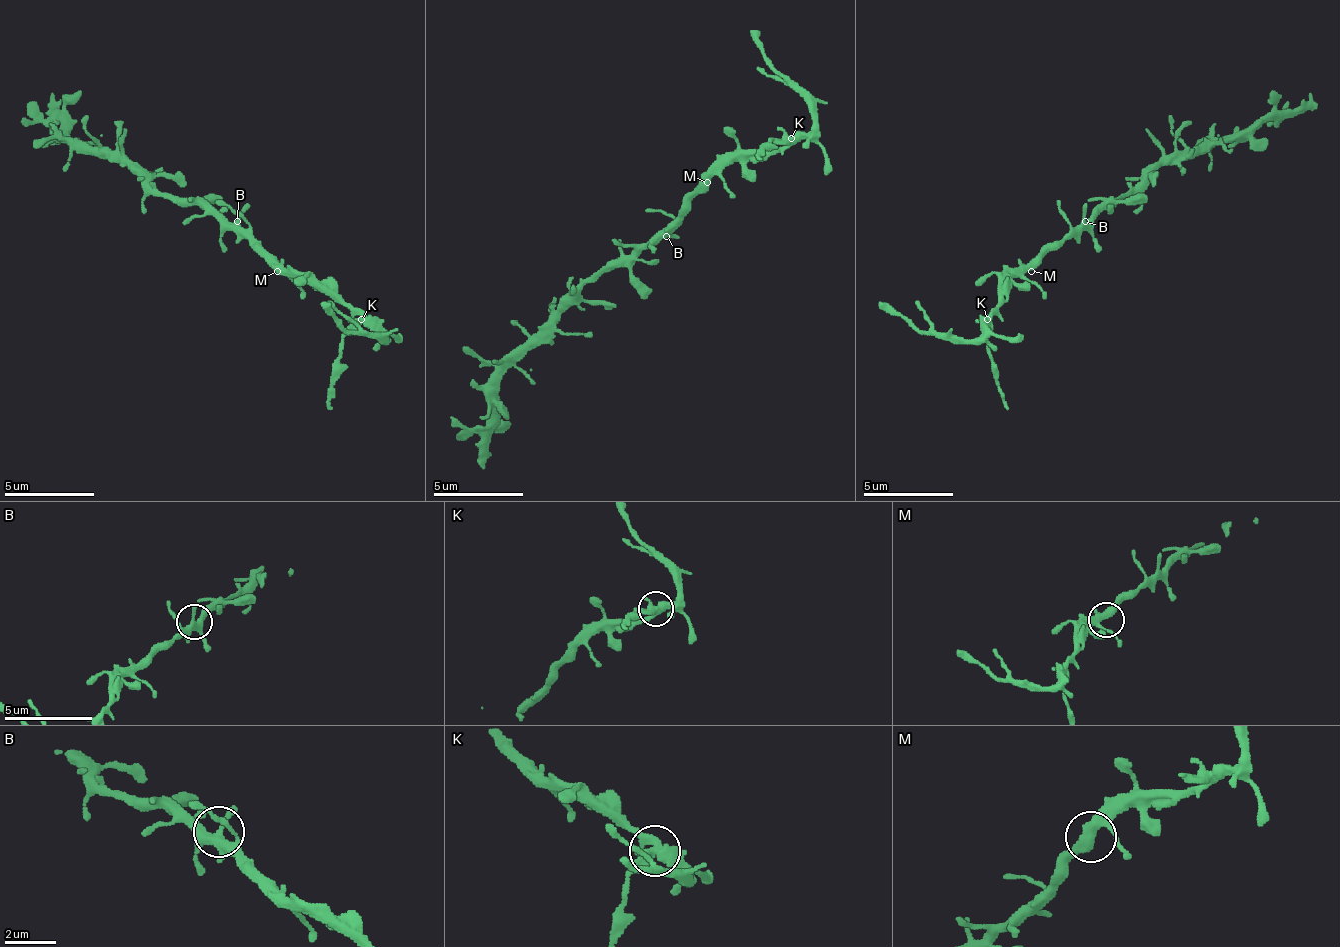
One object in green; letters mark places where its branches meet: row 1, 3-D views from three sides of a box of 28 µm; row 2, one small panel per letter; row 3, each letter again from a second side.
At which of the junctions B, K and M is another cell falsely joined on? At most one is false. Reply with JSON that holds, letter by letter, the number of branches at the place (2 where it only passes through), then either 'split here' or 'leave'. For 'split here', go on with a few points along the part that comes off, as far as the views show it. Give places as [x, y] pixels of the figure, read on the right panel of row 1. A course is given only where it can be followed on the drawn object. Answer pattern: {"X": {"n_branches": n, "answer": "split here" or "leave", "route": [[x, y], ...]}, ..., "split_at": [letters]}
{"B": {"n_branches": 4, "answer": "leave"}, "K": {"n_branches": 3, "answer": "split here", "route": [[986, 320], [986, 338], [1008, 410]]}, "M": {"n_branches": 3, "answer": "leave"}, "split_at": ["K"]}

